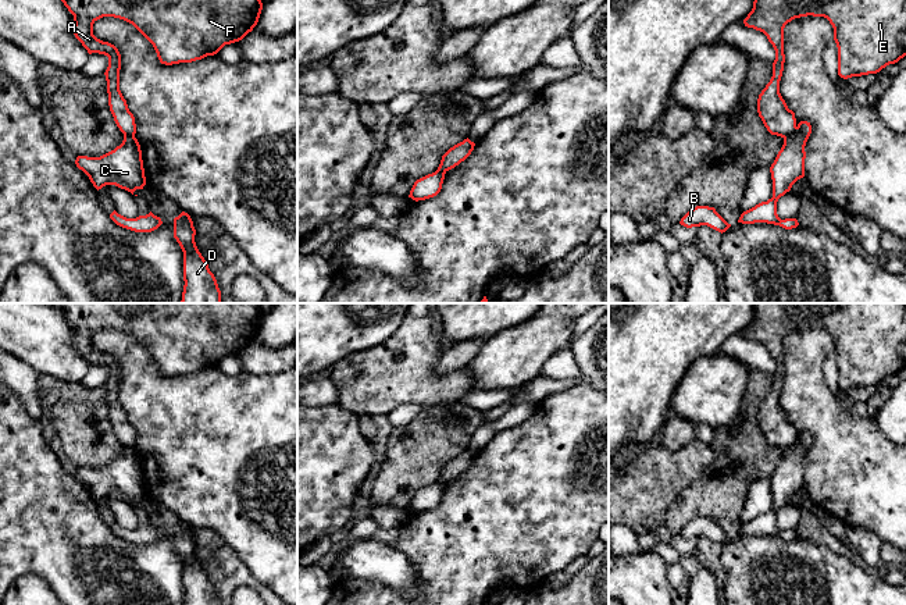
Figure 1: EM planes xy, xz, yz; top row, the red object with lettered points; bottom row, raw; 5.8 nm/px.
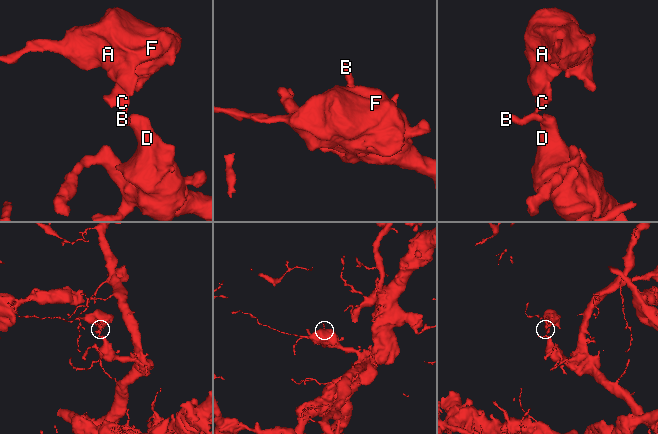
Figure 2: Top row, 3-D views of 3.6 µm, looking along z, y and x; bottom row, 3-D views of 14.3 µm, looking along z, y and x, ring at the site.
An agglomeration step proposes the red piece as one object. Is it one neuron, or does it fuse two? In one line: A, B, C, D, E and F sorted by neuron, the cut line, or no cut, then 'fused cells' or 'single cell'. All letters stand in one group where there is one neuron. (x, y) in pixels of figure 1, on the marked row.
groups A E F / B C D; cut yz (796, 127), (784, 139); fused cells

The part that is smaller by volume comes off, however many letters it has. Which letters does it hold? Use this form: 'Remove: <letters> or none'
Remove: A, E, F

